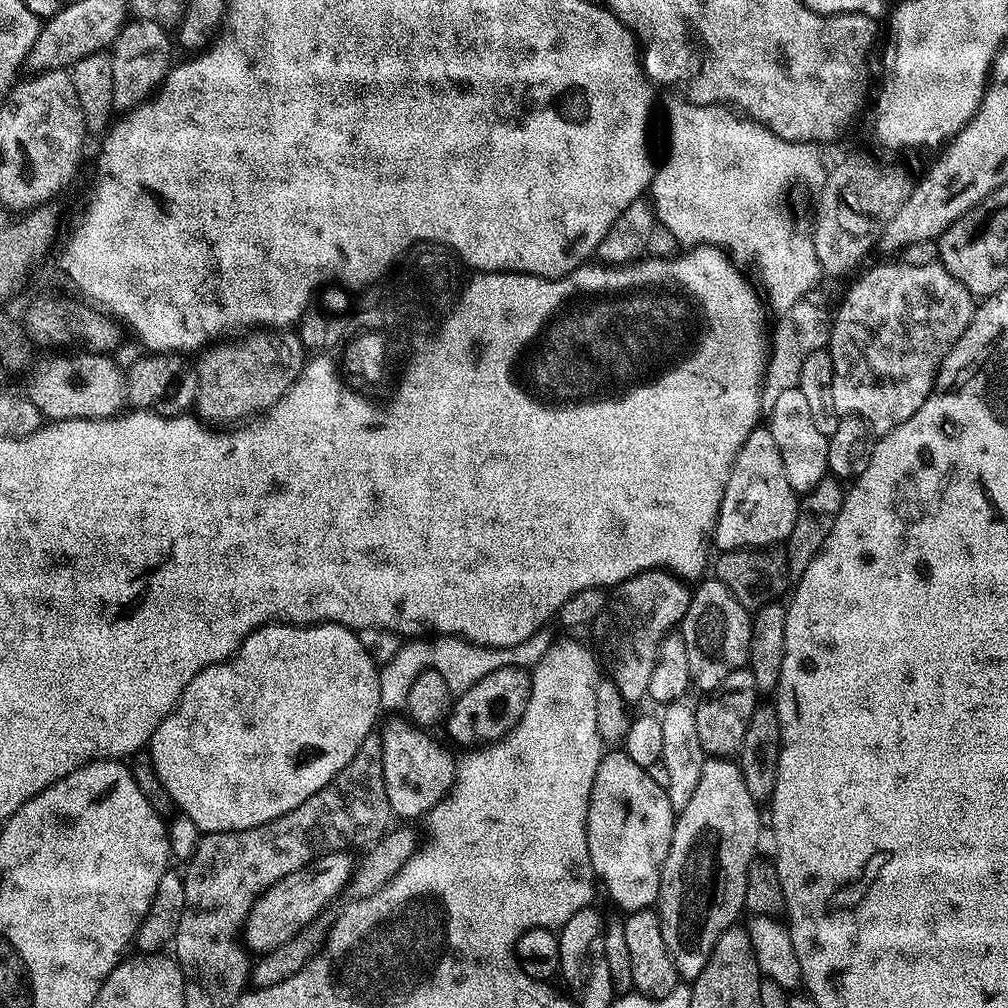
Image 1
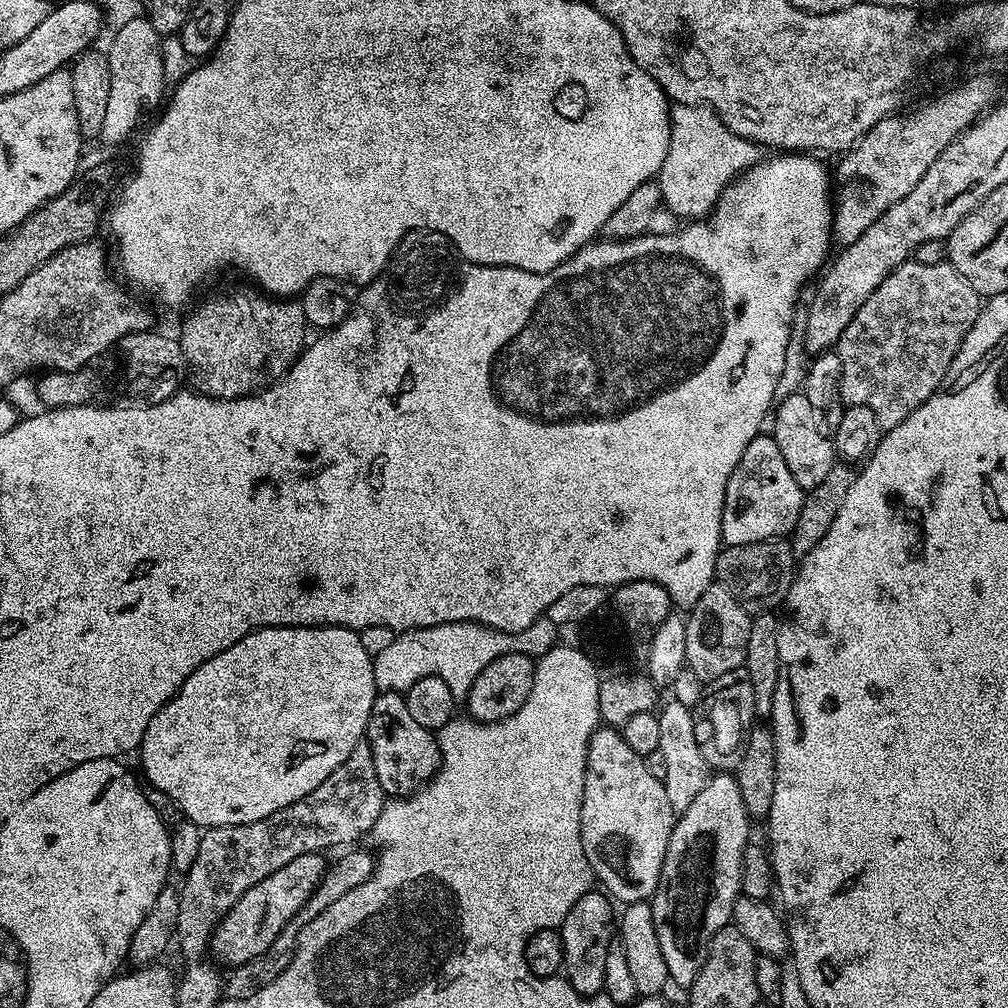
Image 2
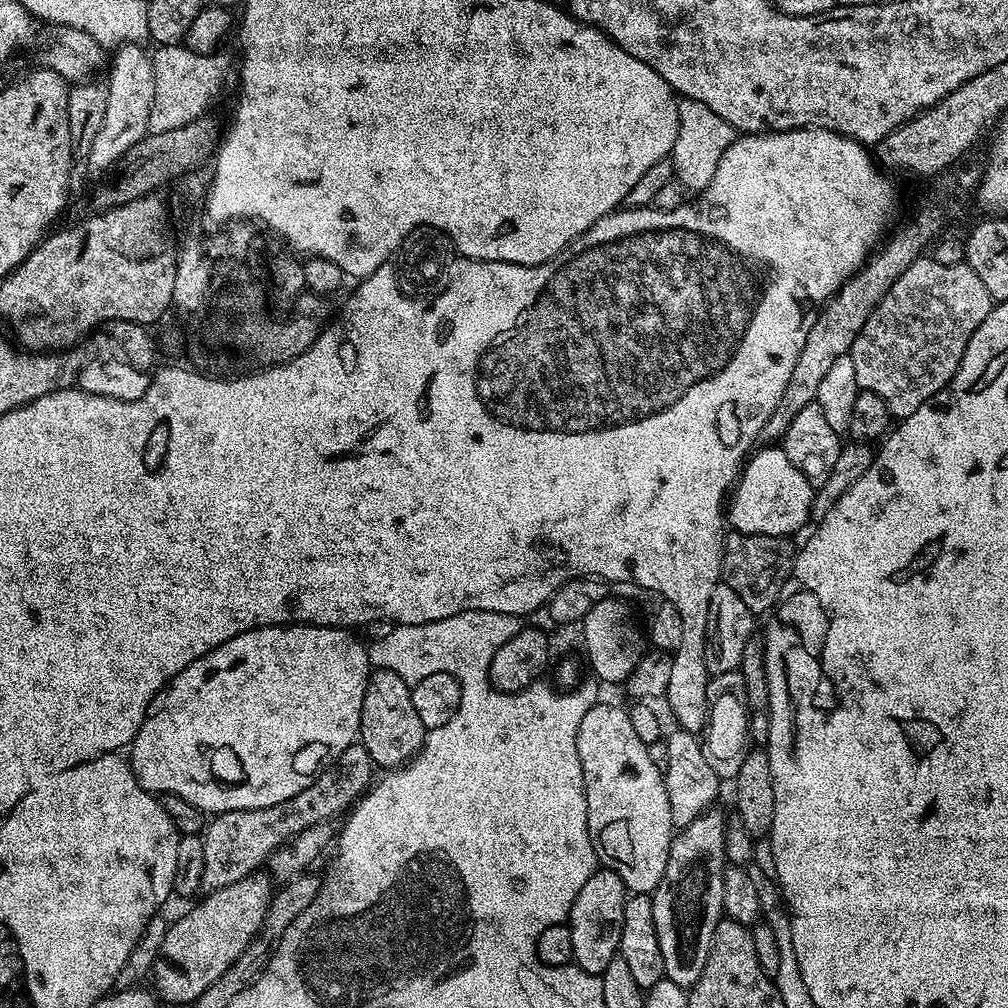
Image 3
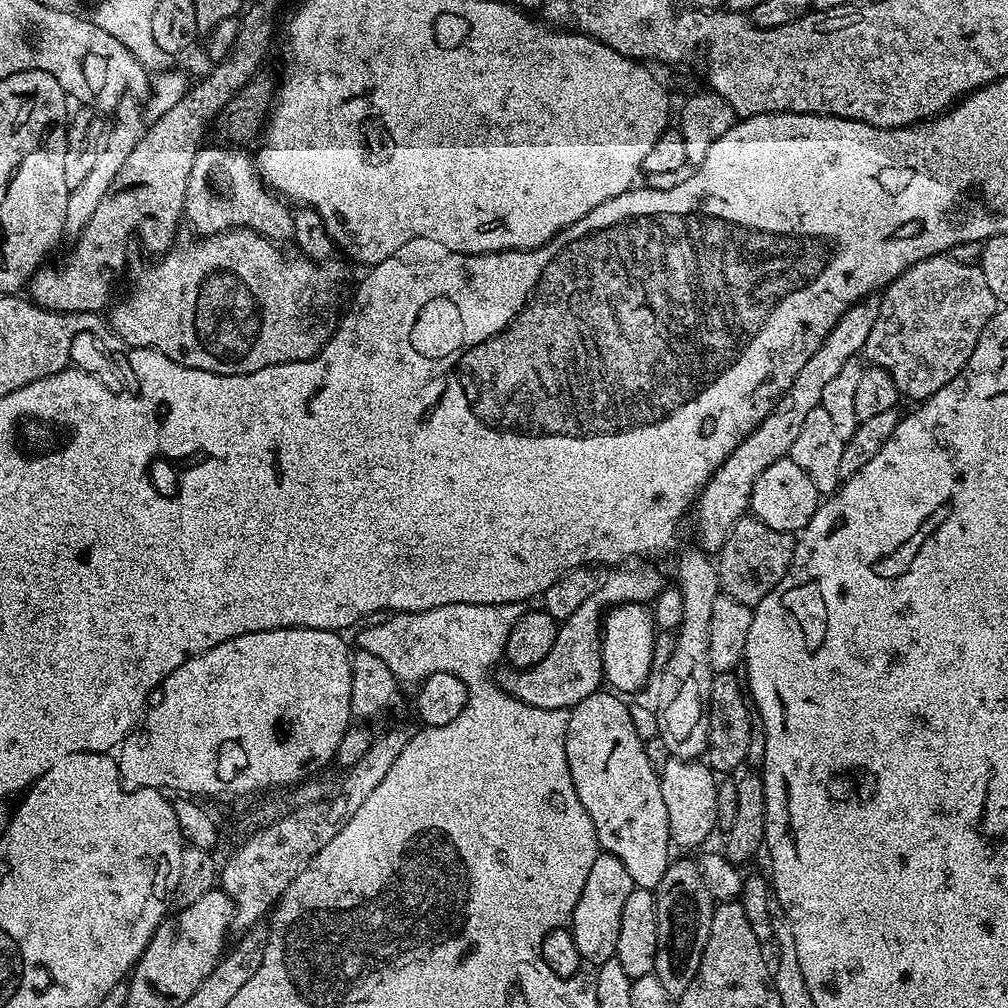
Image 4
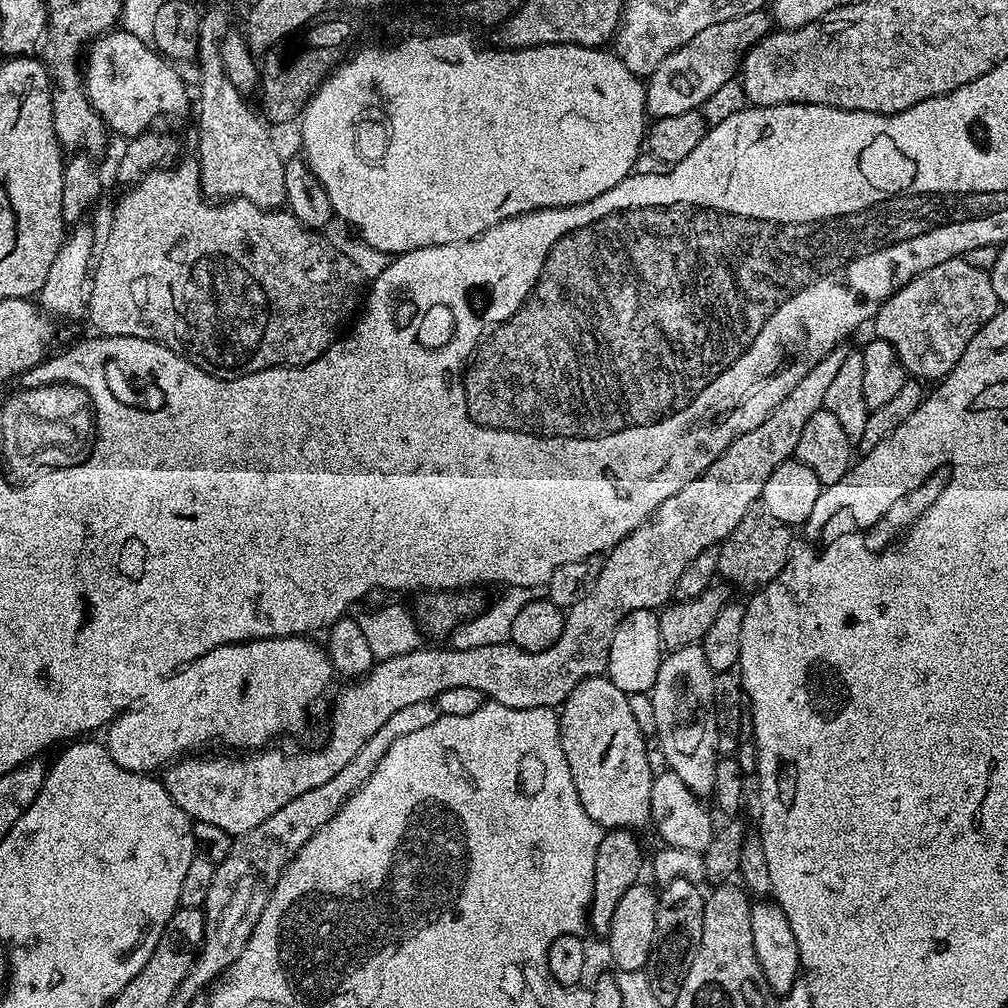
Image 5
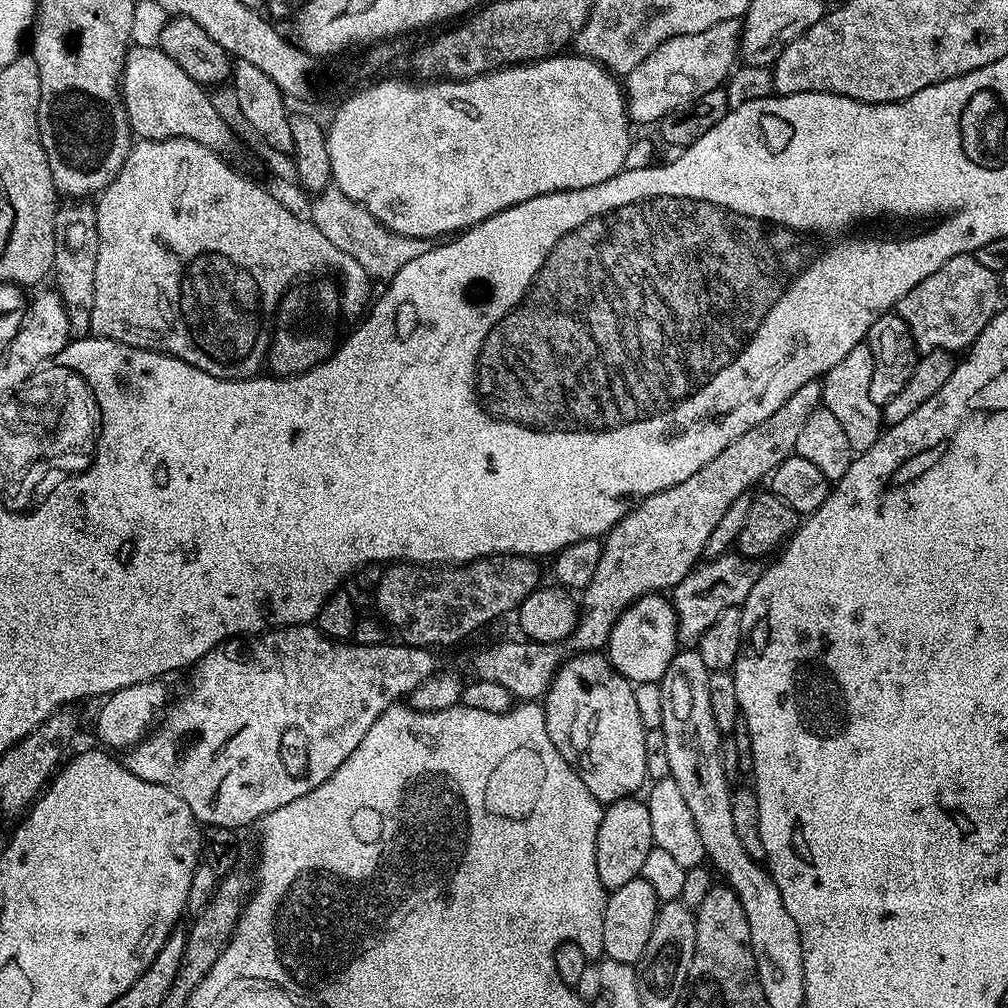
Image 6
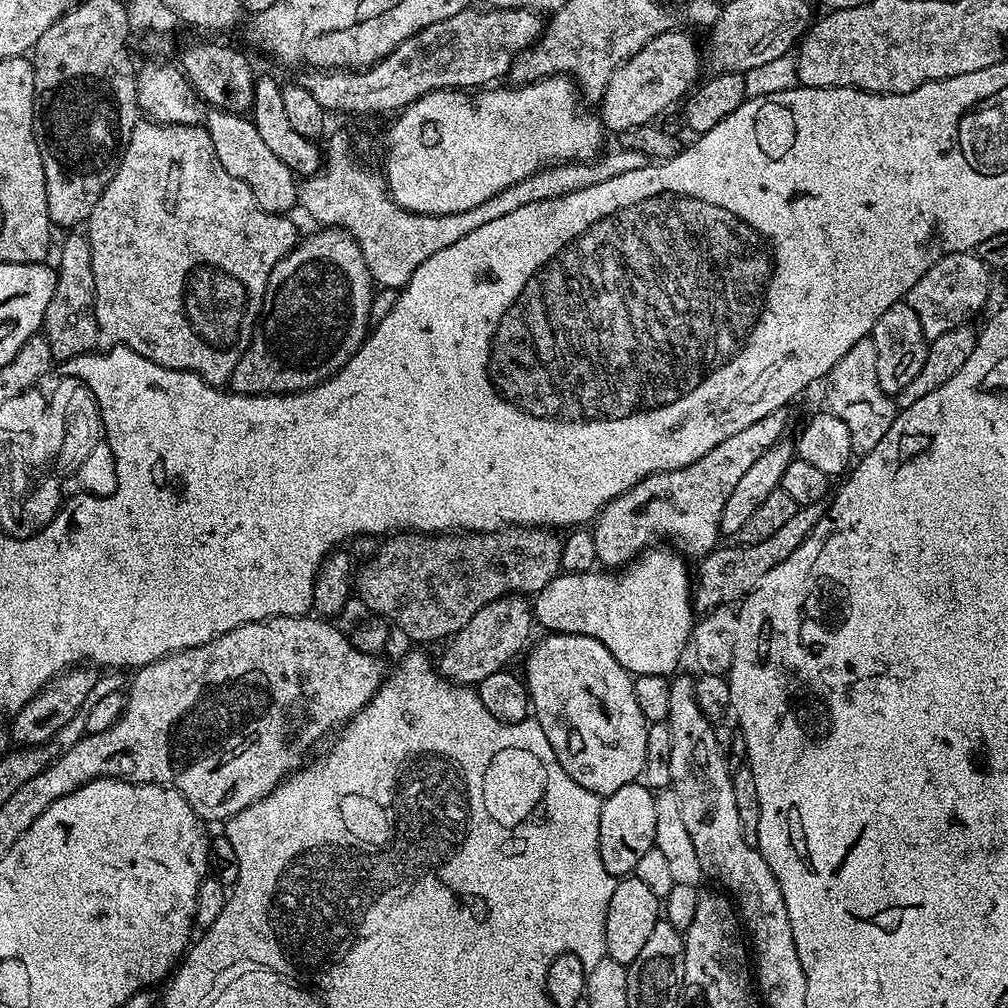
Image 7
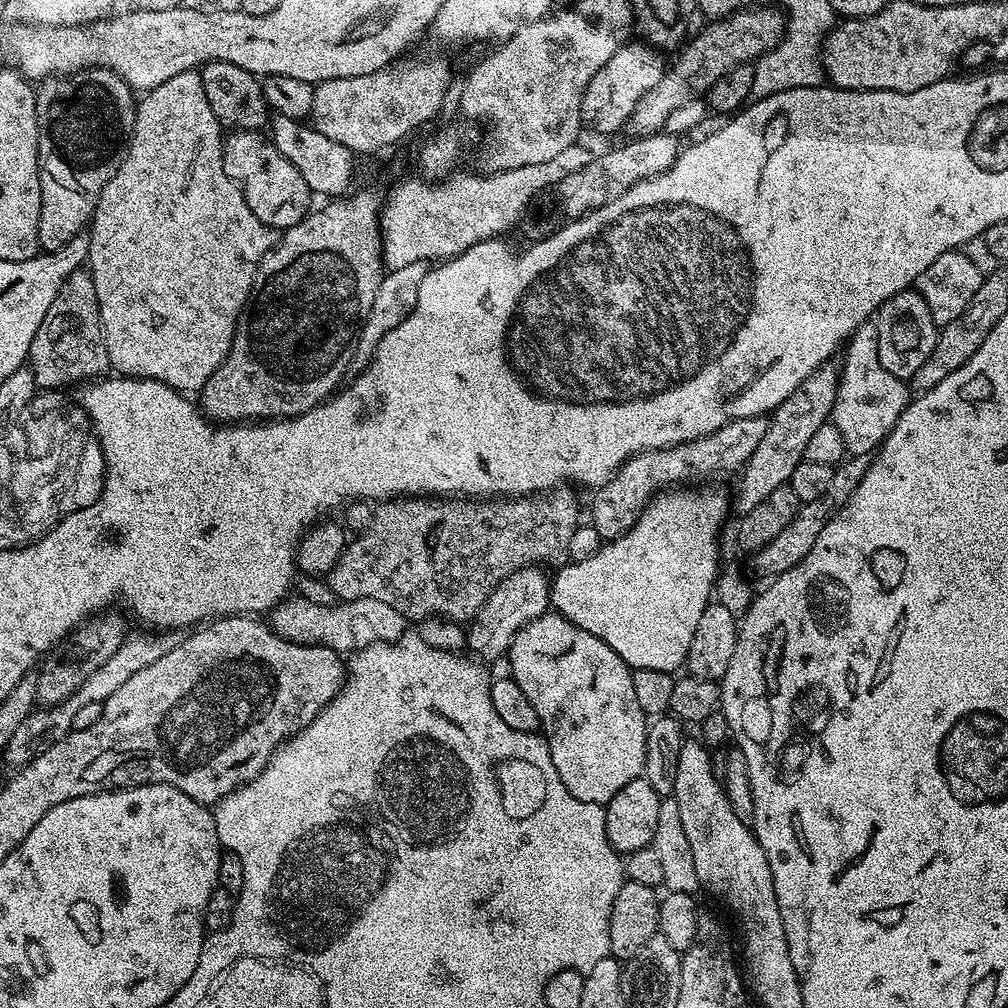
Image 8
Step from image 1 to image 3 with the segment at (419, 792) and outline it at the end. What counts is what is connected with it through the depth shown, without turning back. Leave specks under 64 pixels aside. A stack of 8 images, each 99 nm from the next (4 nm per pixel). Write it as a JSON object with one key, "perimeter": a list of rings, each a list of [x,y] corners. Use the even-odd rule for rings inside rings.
{"perimeter":[[[375,669],[368,677],[366,694],[362,698],[360,715],[359,743],[363,744],[370,754],[377,769],[395,770],[407,765],[408,761],[424,745],[426,729],[414,711],[412,689],[396,673],[386,669]]]}

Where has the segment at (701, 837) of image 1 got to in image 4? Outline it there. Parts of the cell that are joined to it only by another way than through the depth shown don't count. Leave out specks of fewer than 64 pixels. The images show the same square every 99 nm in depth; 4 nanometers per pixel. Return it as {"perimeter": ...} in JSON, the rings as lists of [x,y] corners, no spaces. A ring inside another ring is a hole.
{"perimeter":[[[673,859],[654,891],[658,918],[658,954],[654,974],[662,986],[666,986],[666,994],[679,998],[690,986],[702,962],[702,950],[706,950],[706,938],[710,934],[714,901],[695,859]]]}

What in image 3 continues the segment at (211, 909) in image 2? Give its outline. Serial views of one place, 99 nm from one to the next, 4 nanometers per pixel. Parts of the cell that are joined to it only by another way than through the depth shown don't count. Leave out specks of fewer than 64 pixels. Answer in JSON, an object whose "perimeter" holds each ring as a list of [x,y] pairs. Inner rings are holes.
{"perimeter":[[[357,742],[351,744],[346,750],[342,750],[339,760],[335,764],[328,765],[316,777],[313,784],[306,786],[306,790],[302,790],[302,794],[294,794],[294,798],[286,798],[286,802],[278,802],[278,806],[266,806],[258,810],[230,810],[213,815],[207,821],[202,833],[205,846],[203,858],[206,866],[202,869],[201,889],[213,892],[222,886],[230,886],[234,882],[244,880],[253,872],[261,871],[267,865],[269,858],[279,848],[285,847],[291,842],[295,836],[302,834],[302,830],[327,825],[332,822],[328,820],[334,819],[335,816],[343,817],[359,801],[360,797],[367,793],[373,783],[372,772],[374,773],[374,765],[370,754],[363,744]]]}

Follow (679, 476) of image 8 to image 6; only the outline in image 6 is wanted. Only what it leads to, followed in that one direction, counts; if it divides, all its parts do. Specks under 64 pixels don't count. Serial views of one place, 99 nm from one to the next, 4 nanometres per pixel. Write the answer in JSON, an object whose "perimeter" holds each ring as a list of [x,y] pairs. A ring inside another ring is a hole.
{"perimeter":[[[820,380],[798,386],[766,422],[758,422],[742,438],[734,438],[714,462],[702,466],[698,474],[690,474],[686,482],[670,486],[658,494],[640,501],[603,537],[602,558],[594,578],[582,589],[582,611],[576,629],[560,644],[534,644],[520,640],[504,640],[484,648],[472,660],[472,676],[486,682],[506,686],[517,701],[536,700],[547,693],[548,687],[566,659],[566,653],[600,652],[605,647],[618,618],[643,596],[664,594],[675,588],[704,556],[706,538],[734,506],[740,496],[751,493],[759,480],[767,481],[786,458],[795,453],[798,438],[810,414],[822,407],[824,385]]]}

